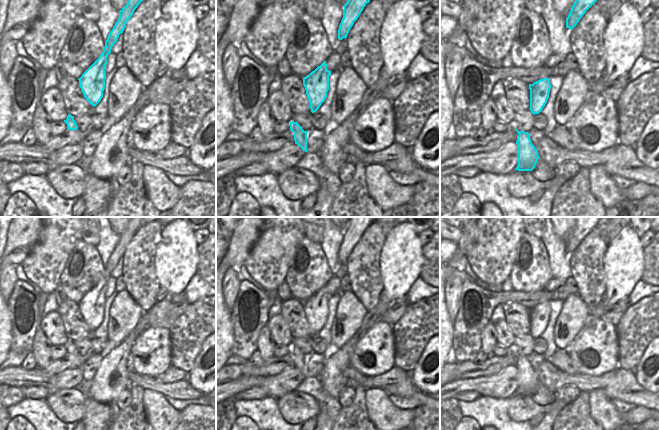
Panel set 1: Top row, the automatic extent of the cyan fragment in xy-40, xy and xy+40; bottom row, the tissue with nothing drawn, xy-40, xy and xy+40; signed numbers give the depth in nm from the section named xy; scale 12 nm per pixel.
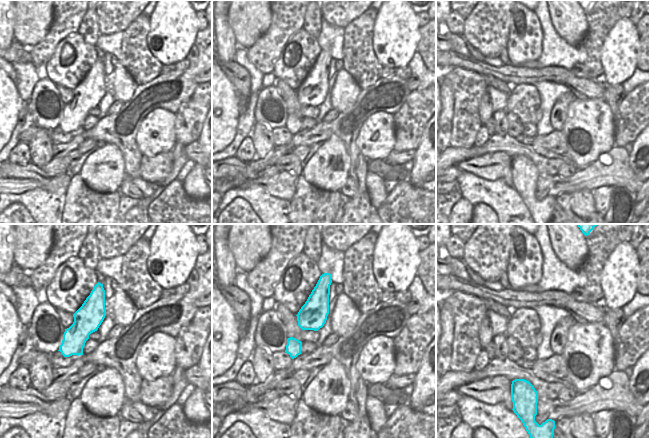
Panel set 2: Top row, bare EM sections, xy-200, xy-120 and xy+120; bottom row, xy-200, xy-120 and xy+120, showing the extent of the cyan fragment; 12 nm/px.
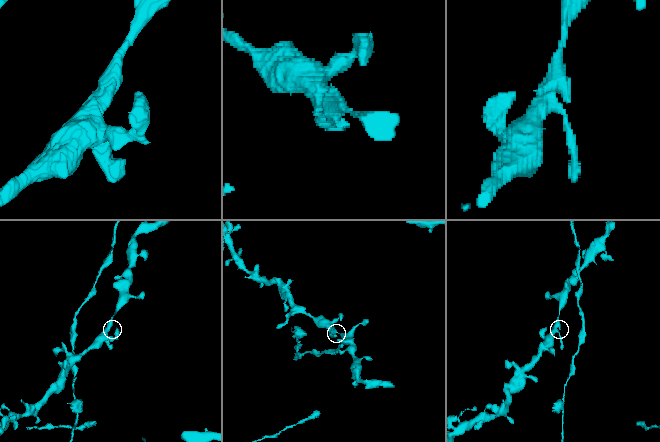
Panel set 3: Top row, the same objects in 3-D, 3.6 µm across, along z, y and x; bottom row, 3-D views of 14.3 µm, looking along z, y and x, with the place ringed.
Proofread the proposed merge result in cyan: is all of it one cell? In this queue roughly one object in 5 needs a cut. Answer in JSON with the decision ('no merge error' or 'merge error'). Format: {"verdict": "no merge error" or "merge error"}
{"verdict": "no merge error"}

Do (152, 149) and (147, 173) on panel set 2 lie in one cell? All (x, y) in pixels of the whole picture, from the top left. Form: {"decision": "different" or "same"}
{"decision": "different"}

